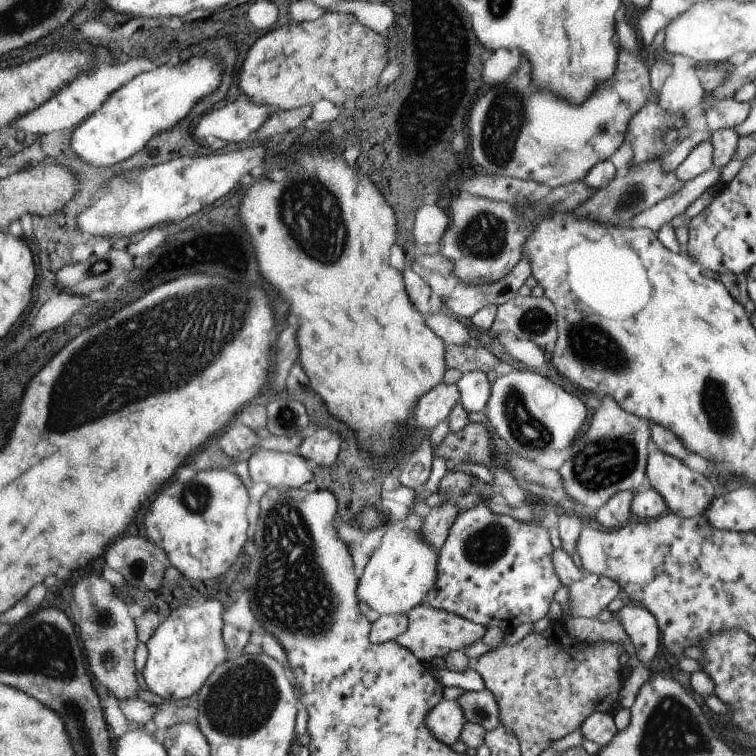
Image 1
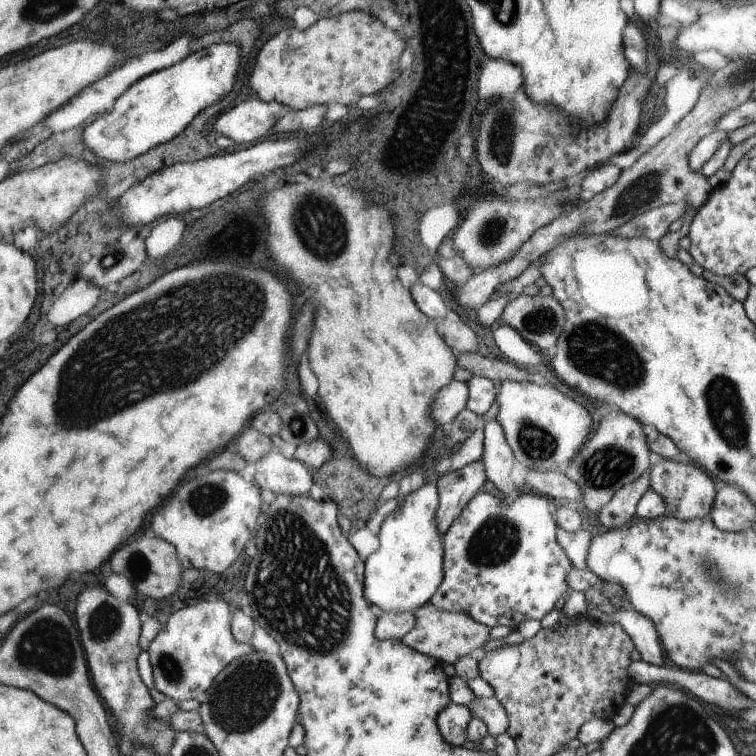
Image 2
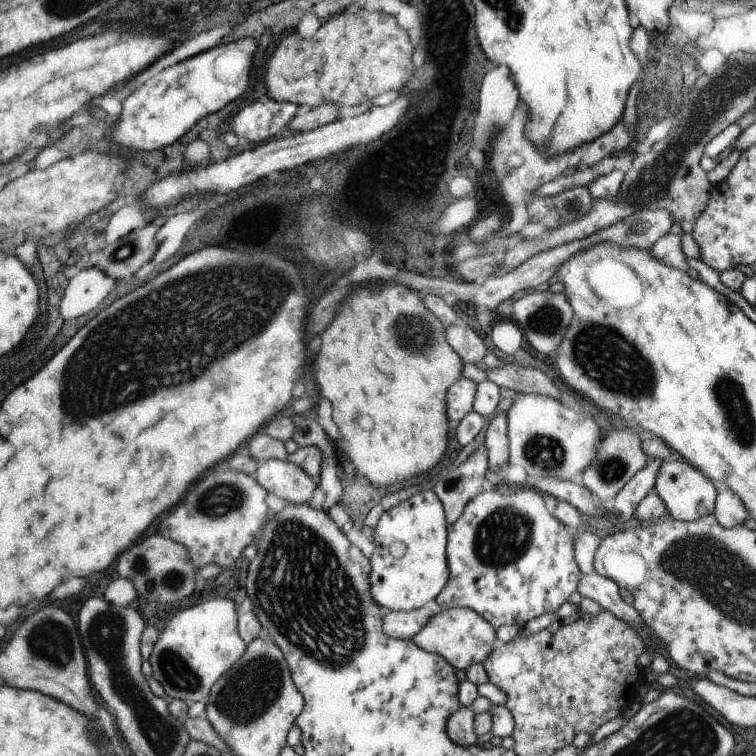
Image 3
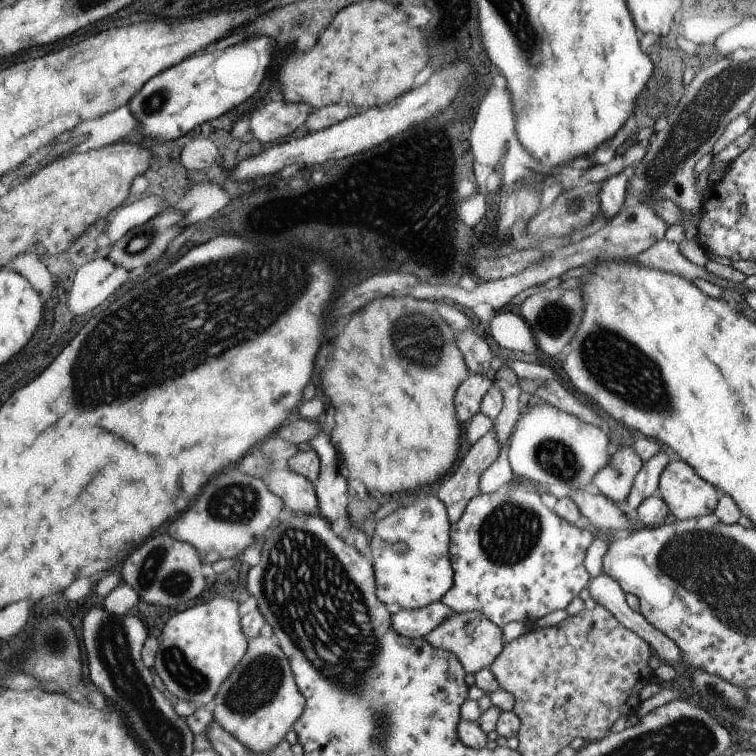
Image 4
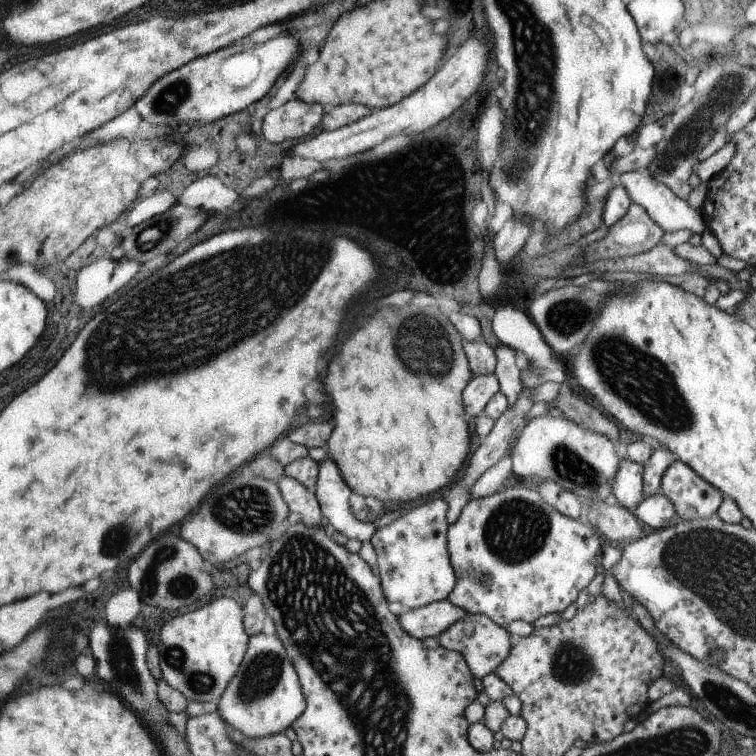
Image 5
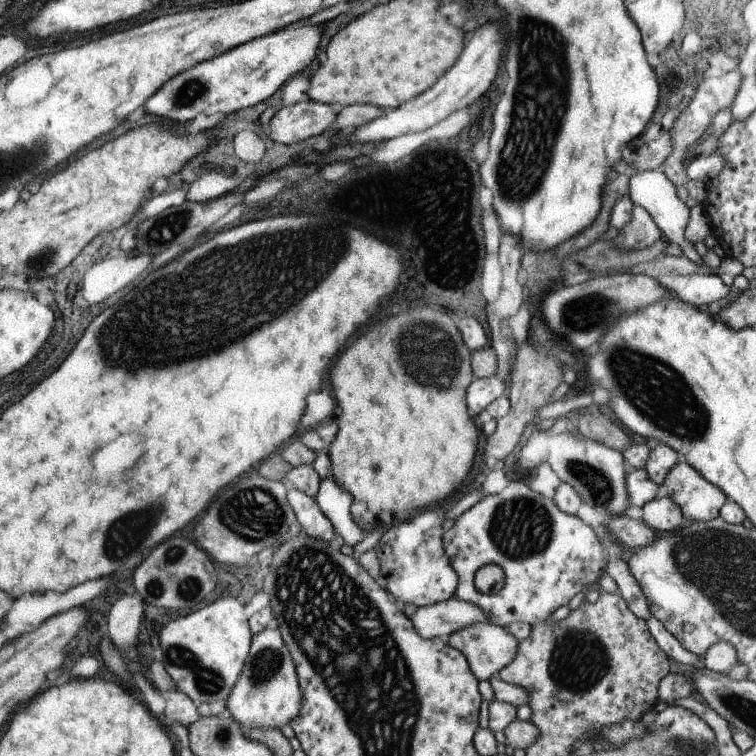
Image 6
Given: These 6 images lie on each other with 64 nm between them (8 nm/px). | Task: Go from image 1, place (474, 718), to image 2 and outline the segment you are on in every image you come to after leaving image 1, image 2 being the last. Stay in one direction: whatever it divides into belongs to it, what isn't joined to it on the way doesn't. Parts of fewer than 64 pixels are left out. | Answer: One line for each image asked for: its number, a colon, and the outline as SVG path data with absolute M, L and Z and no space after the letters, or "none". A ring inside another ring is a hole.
2: M491 696L491 698L473 698L467 704L467 708L471 712L471 718L477 718L477 720L485 722L487 734L491 738L507 732L507 714L505 714L501 702L495 696Z

